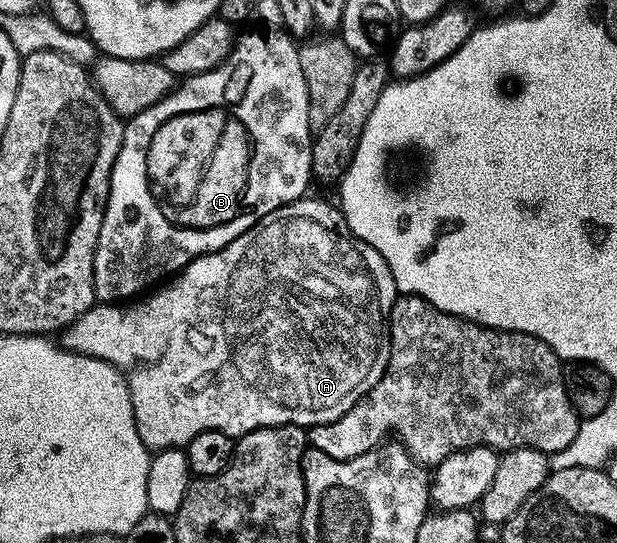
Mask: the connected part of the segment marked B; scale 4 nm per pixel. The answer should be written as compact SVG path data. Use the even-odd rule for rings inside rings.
M278 31L279 32L247 32L244 36L240 35L235 43L232 44L231 52L225 58L225 62L221 62L213 70L205 70L205 74L186 77L182 83L172 88L168 96L161 98L161 102L149 106L149 110L141 110L141 114L132 116L126 121L123 129L121 150L113 162L113 170L111 171L111 193L107 196L107 205L103 211L101 234L97 238L95 265L93 266L96 301L127 302L132 298L138 297L140 294L146 293L148 290L154 289L160 282L166 281L168 278L182 272L184 266L190 262L190 260L196 260L198 256L203 256L206 252L221 250L226 244L233 242L233 238L245 234L245 230L252 228L261 218L265 218L271 212L276 212L281 206L293 203L293 201L300 199L300 197L306 193L303 191L306 190L307 183L312 183L313 180L311 174L311 141L313 139L313 129L309 122L309 90L305 86L305 74L301 74L301 58L299 57L299 48L297 47L296 41L292 39L286 31ZM213 102L219 102L219 104L221 104L221 110L223 110L223 126L221 126L221 132L219 132L219 136L217 136L217 140L221 140L221 144L219 144L219 148L217 148L217 156L215 156L215 162L213 162L215 166L213 166L213 170L211 170L211 174L209 174L205 186L201 186L201 198L199 198L199 202L197 202L197 206L195 206L195 210L199 210L201 214L193 214L195 218L189 218L189 220L191 220L191 232L177 232L177 230L171 230L171 226L165 224L165 220L161 218L161 214L167 212L171 206L155 208L151 196L147 196L145 162L143 162L145 150L147 150L147 144L149 144L149 138L151 138L153 130L157 128L157 124L163 122L163 118L167 118L167 116L171 116L171 114L177 114L177 112L183 112L183 110L209 106L209 104L213 104Z

